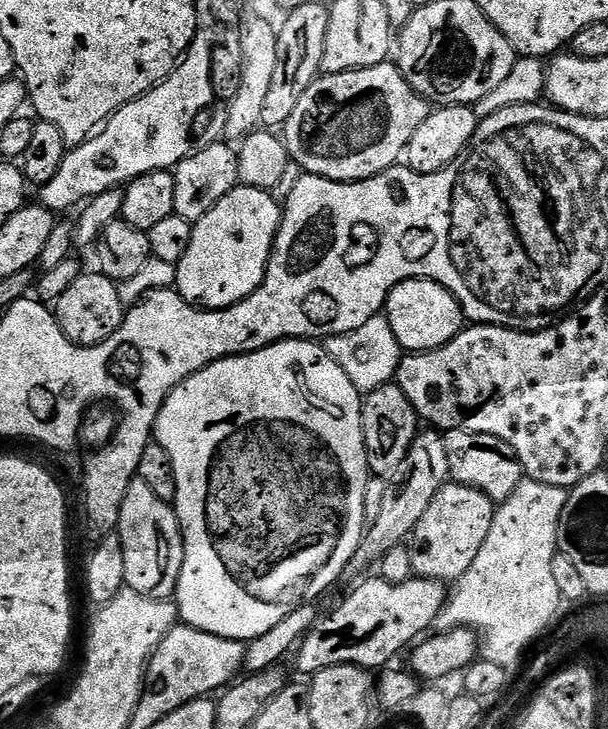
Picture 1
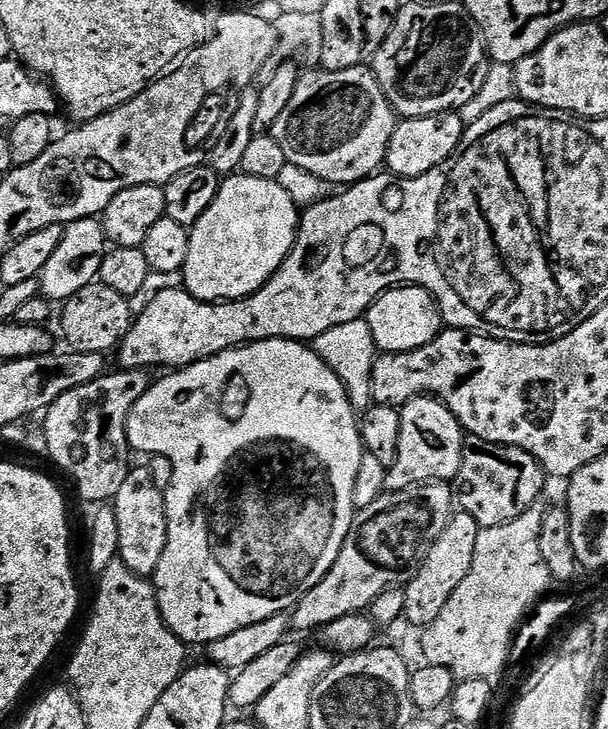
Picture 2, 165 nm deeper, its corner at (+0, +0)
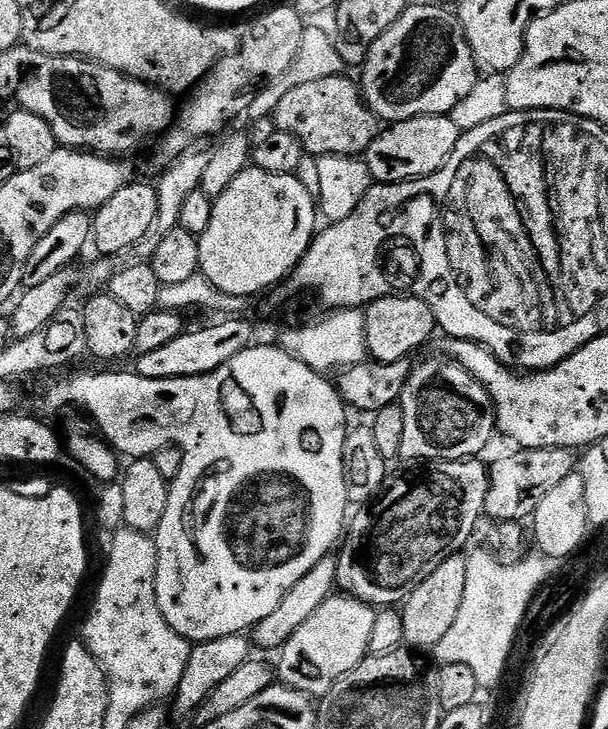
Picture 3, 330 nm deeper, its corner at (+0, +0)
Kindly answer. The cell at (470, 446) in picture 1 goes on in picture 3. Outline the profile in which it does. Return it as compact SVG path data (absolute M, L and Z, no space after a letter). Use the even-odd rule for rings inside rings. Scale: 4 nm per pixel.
M543 448L542 450L516 450L513 456L504 456L501 460L491 461L488 470L488 489L486 490L486 502L484 503L484 516L492 519L492 522L524 522L535 512L538 502L546 498L549 490L554 490L562 478L577 471L578 460L569 449Z

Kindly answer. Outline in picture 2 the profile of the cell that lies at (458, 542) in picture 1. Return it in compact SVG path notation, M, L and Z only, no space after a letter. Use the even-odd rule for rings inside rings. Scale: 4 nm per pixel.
M463 510L453 511L450 522L442 534L438 534L438 542L429 550L422 570L404 588L406 594L406 610L404 620L412 623L416 630L422 630L430 622L434 622L450 602L450 594L462 586L466 574L470 574L470 566L474 562L474 546L478 546L480 533L478 522L470 518Z

